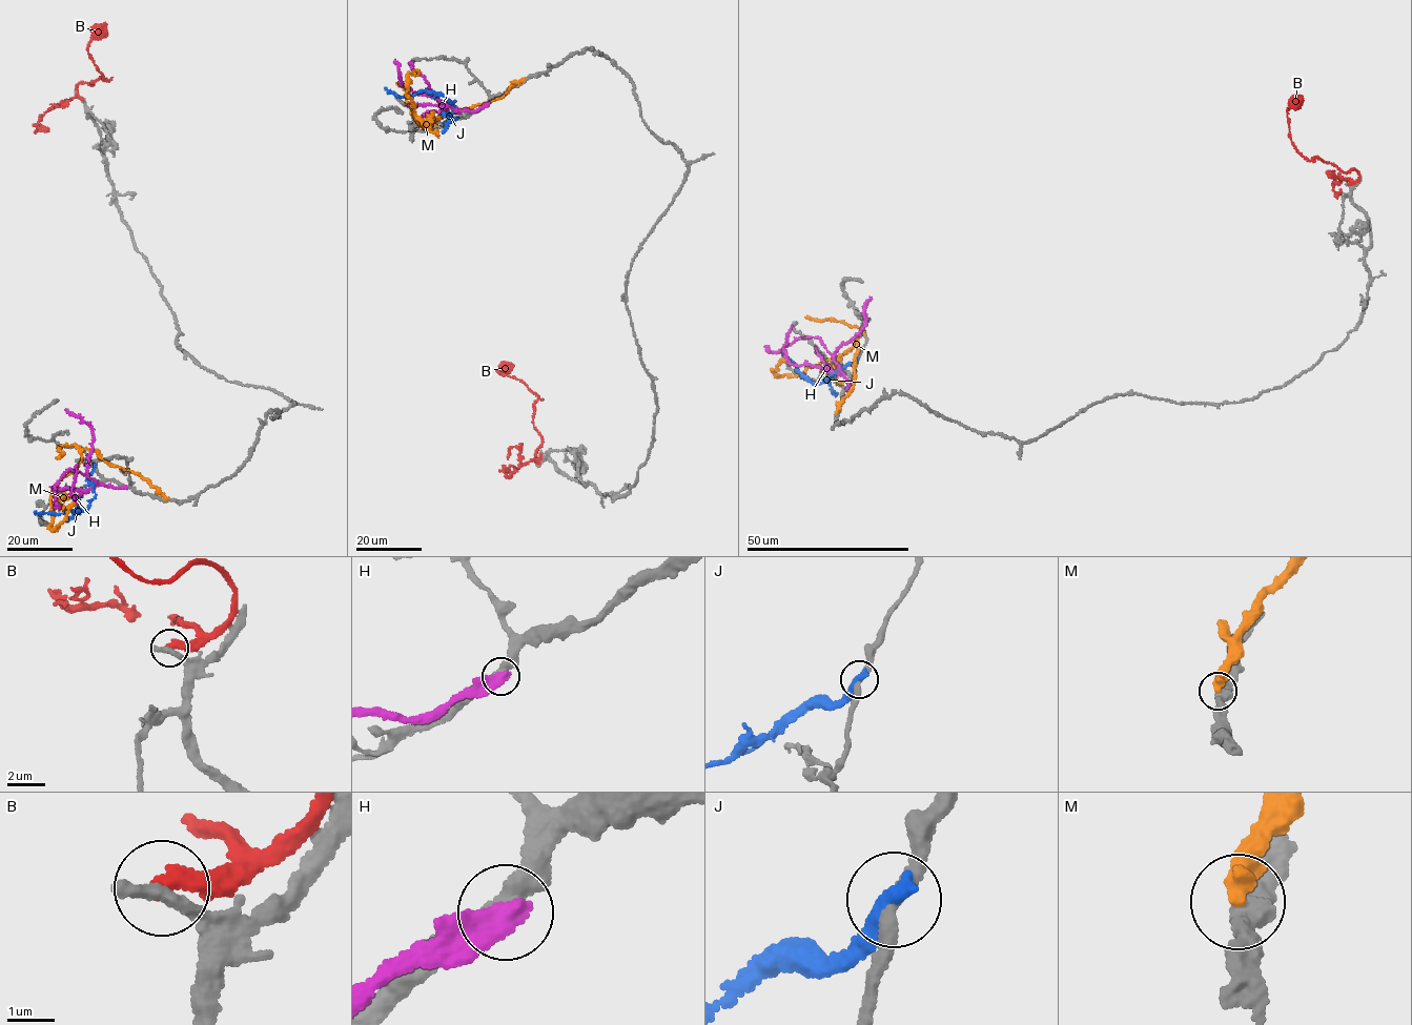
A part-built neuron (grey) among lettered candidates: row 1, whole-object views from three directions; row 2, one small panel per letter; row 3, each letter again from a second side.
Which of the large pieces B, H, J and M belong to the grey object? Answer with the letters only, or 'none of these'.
none of these

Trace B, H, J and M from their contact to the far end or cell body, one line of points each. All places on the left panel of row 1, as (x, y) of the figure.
B: (82, 99), (78, 84), (93, 85), (90, 82), (100, 77), (107, 81), (88, 53), (91, 39), (106, 24)
H: (125, 487), (100, 485), (79, 472), (66, 470), (54, 490), (57, 503)
J: (95, 466), (88, 478), (96, 495), (86, 509), (58, 514), (35, 511)
M: (167, 499), (141, 476), (83, 450), (54, 488), (48, 528), (74, 503)

